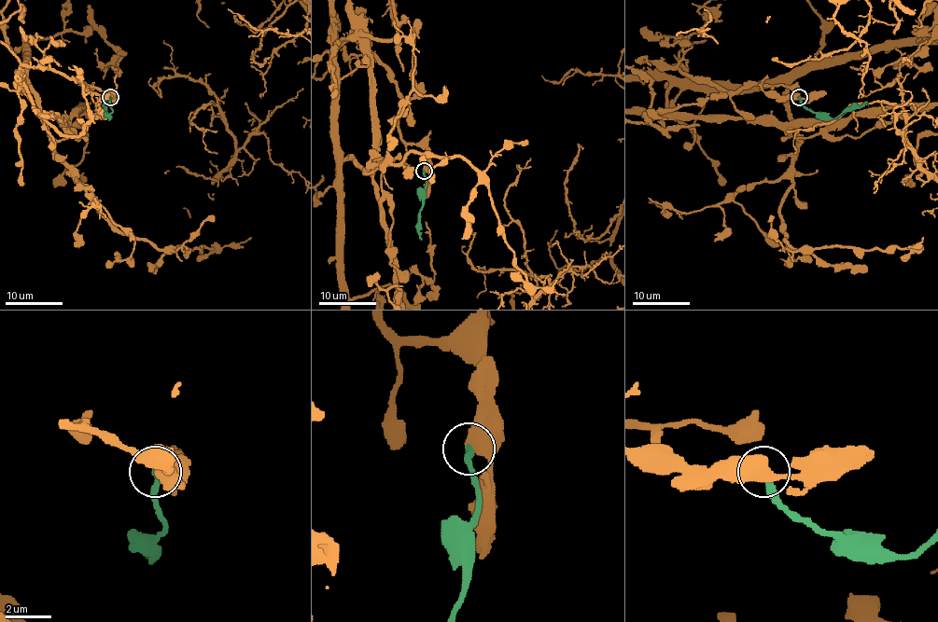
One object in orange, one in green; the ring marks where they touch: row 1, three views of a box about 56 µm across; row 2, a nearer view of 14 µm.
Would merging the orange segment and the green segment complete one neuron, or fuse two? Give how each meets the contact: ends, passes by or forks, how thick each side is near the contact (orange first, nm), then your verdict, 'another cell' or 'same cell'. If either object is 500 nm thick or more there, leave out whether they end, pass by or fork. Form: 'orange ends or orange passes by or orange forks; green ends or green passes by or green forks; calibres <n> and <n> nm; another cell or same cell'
calibres 550 and 320 nm; same cell

